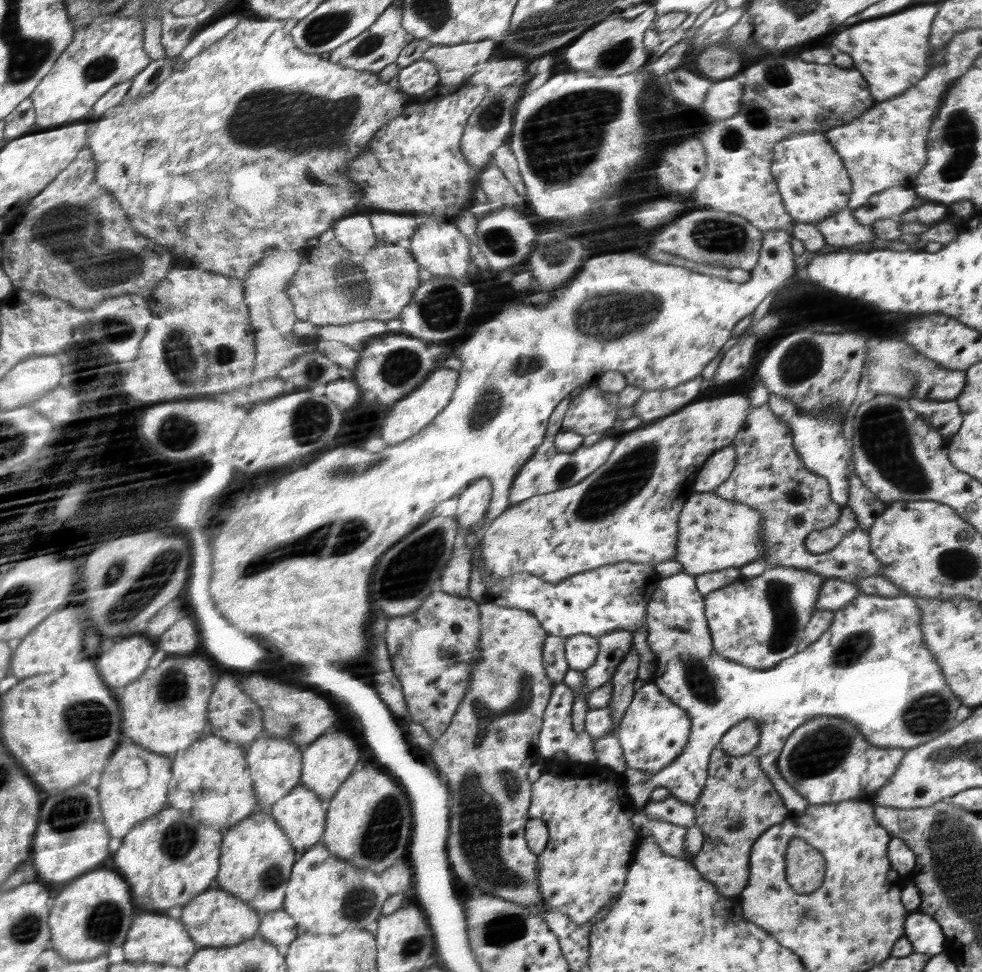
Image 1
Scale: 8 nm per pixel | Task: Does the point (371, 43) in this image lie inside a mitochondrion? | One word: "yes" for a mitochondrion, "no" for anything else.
yes

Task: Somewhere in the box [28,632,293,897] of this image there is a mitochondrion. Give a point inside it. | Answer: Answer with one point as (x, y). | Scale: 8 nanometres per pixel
(90, 721)

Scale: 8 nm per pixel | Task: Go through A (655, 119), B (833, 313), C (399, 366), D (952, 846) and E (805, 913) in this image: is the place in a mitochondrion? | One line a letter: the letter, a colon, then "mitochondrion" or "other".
A: other
B: other
C: mitochondrion
D: mitochondrion
E: mitochondrion

